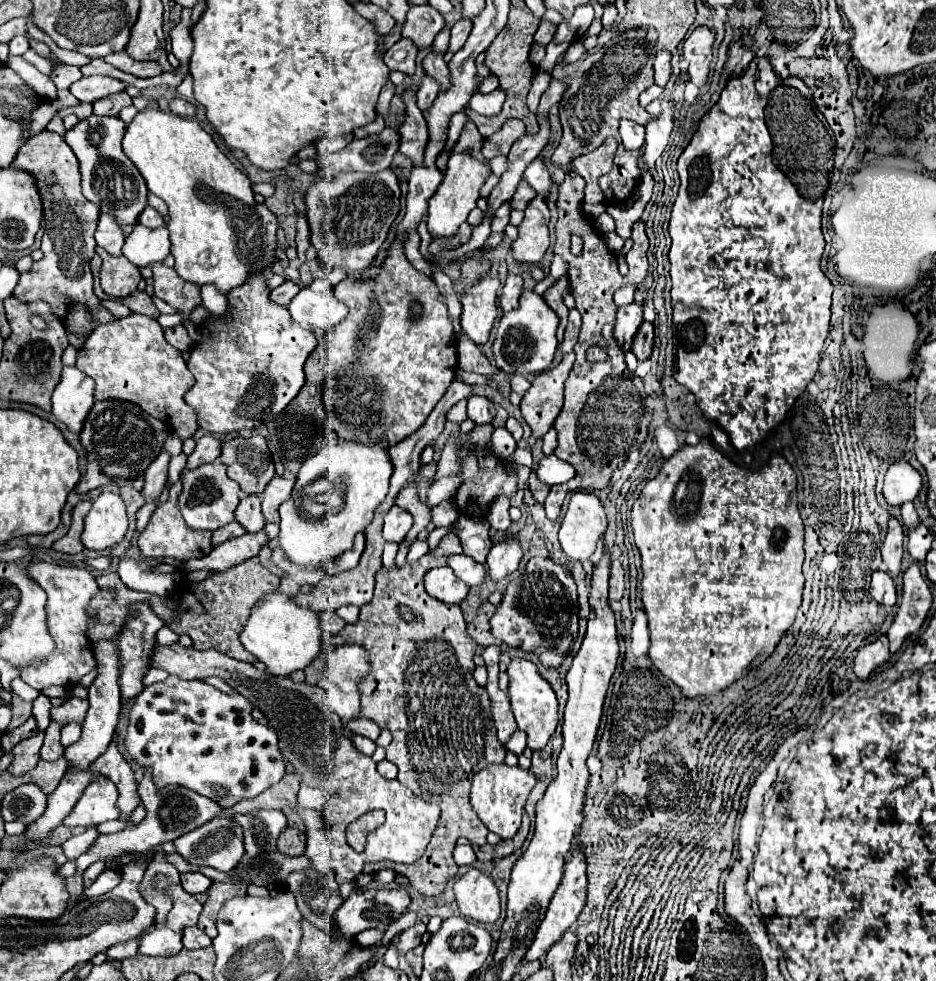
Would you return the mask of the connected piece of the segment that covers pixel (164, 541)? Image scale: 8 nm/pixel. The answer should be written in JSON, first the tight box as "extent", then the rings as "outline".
{"extent":[138,482,212,562],"outline":[[[176,482],[172,488],[170,488],[170,498],[164,506],[158,506],[146,526],[146,530],[138,536],[138,548],[140,552],[146,556],[146,558],[176,558],[180,562],[186,562],[190,558],[204,558],[210,554],[212,550],[212,532],[198,532],[198,530],[190,530],[186,528],[186,524],[182,522],[182,516],[178,514],[178,508],[174,506],[174,498],[178,496],[178,490],[180,490],[180,482]]]}

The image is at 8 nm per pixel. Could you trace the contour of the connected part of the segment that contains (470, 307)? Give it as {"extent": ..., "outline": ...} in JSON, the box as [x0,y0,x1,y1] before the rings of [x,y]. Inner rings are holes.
{"extent":[460,274,498,346],"outline":[[[488,274],[476,286],[462,294],[460,324],[464,334],[470,336],[478,346],[488,342],[494,322],[498,318],[496,290],[498,280],[494,280],[492,274]]]}

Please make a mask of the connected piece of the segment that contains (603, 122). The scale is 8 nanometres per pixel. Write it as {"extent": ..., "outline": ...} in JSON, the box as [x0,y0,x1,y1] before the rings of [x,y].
{"extent":[552,38,654,170],"outline":[[[620,38],[612,46],[608,46],[604,54],[588,54],[586,58],[570,66],[566,64],[554,68],[552,76],[566,86],[562,100],[558,104],[562,122],[562,140],[560,146],[556,148],[556,154],[552,156],[554,164],[560,164],[564,170],[570,170],[568,164],[574,156],[594,150],[608,136],[620,140],[618,122],[622,118],[636,120],[638,124],[648,124],[650,120],[654,120],[654,116],[648,114],[646,108],[638,104],[638,96],[654,84],[652,50],[654,48],[646,38],[640,40]]]}

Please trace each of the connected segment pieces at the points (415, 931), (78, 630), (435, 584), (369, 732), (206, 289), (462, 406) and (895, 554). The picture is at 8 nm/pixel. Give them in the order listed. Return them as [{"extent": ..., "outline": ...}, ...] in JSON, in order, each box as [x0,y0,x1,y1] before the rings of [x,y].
[{"extent":[400,920,426,954],"outline":[[[418,920],[412,928],[408,928],[408,930],[404,930],[402,932],[402,936],[400,936],[400,952],[402,954],[406,954],[408,950],[412,950],[412,948],[416,948],[420,942],[422,942],[422,934],[426,932],[426,924],[422,922],[422,920]]]},{"extent":[20,562,100,690],"outline":[[[30,562],[26,564],[26,572],[28,576],[48,594],[48,622],[50,622],[50,634],[54,634],[54,640],[58,642],[58,650],[46,660],[42,662],[42,666],[34,668],[34,672],[30,670],[22,670],[20,678],[30,684],[32,688],[36,690],[42,690],[42,688],[48,688],[48,686],[74,686],[84,674],[92,672],[94,666],[96,666],[96,660],[94,660],[94,652],[92,652],[92,642],[88,638],[88,628],[90,628],[90,622],[92,622],[92,616],[88,612],[88,606],[92,602],[92,598],[100,592],[100,586],[96,582],[96,576],[88,570],[88,568],[78,568],[78,566],[60,566],[60,564],[52,564],[52,562]]]},{"extent":[424,566,468,604],"outline":[[[448,566],[426,572],[424,584],[426,584],[426,592],[432,598],[446,604],[460,604],[468,594],[468,586],[464,582],[458,582],[458,578]]]},{"extent":[348,718,380,740],"outline":[[[358,718],[356,722],[348,722],[348,728],[354,732],[354,734],[360,734],[360,736],[366,736],[370,740],[376,740],[380,736],[380,726],[370,720],[370,718]]]},{"extent":[202,284,226,316],"outline":[[[204,284],[202,286],[202,306],[218,316],[218,314],[222,314],[226,310],[226,294],[220,292],[212,284]]]},{"extent":[446,400,466,424],"outline":[[[460,400],[458,404],[454,404],[454,406],[448,410],[448,414],[446,414],[446,420],[450,420],[450,422],[456,422],[456,424],[464,422],[464,420],[466,420],[466,400]]]},{"extent":[882,516,904,576],"outline":[[[890,516],[886,540],[882,546],[882,558],[884,558],[886,570],[892,576],[898,576],[898,572],[900,572],[902,552],[904,552],[904,530],[902,530],[902,524],[894,516]]]}]

